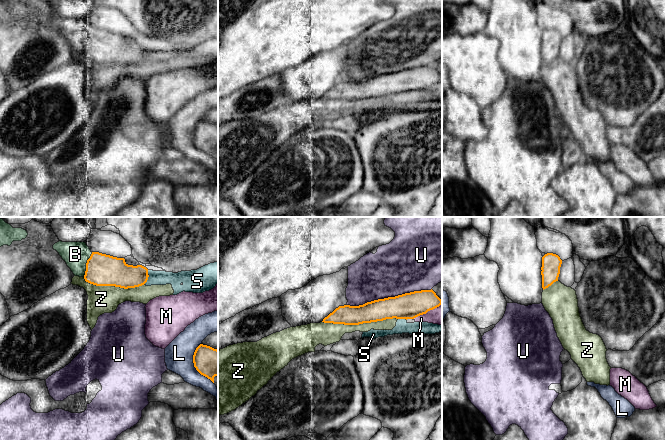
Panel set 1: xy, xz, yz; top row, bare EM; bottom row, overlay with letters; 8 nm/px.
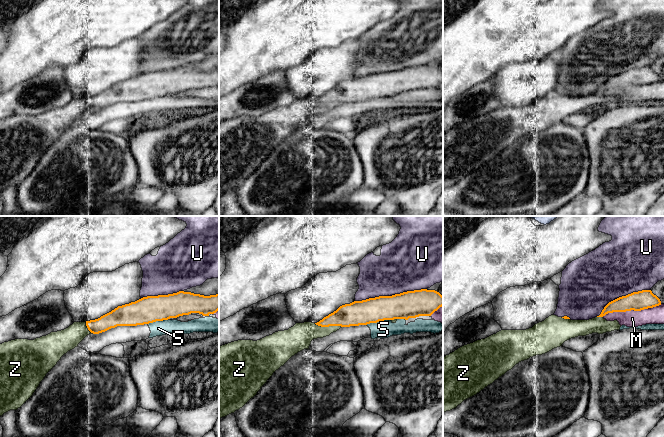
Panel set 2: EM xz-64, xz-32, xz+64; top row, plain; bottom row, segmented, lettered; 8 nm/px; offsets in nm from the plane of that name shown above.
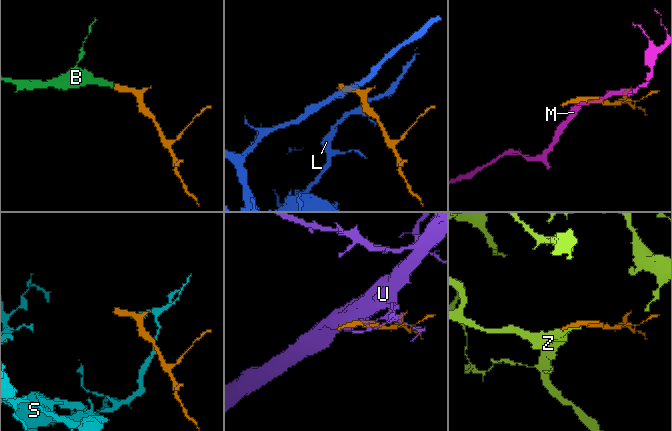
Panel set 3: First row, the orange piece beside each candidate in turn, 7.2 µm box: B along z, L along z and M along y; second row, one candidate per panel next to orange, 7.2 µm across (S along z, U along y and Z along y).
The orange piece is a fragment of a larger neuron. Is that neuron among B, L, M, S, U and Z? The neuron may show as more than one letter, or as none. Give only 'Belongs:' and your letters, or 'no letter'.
Belongs: B

